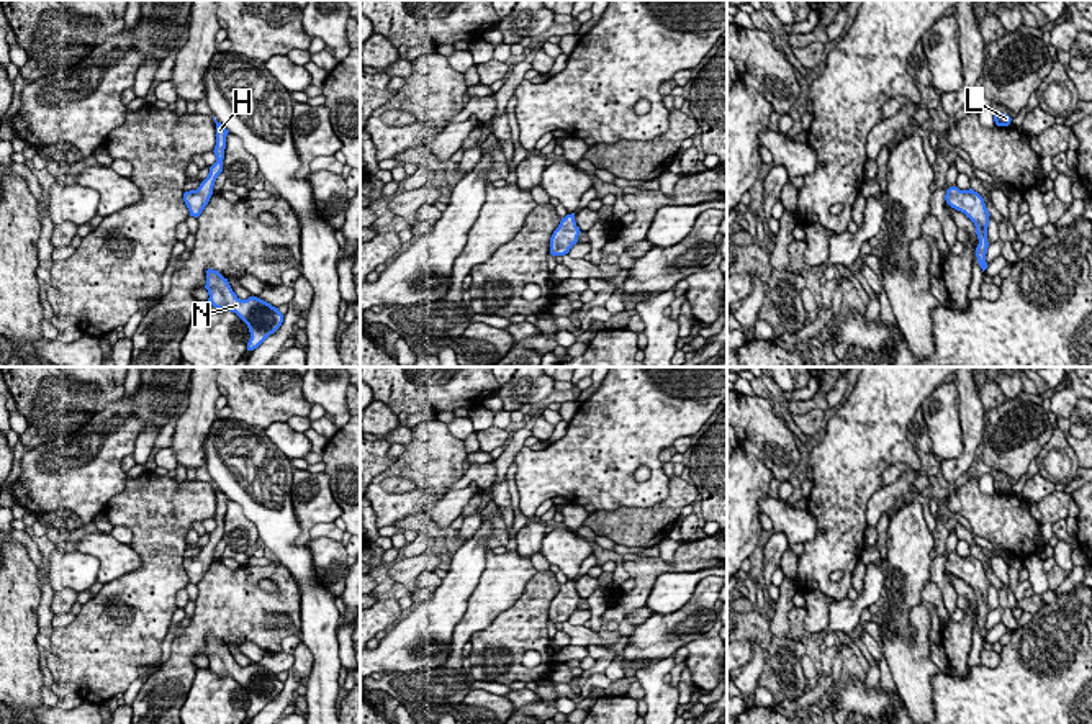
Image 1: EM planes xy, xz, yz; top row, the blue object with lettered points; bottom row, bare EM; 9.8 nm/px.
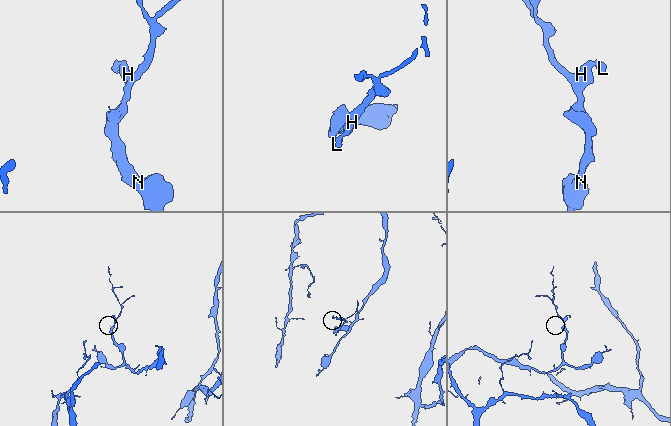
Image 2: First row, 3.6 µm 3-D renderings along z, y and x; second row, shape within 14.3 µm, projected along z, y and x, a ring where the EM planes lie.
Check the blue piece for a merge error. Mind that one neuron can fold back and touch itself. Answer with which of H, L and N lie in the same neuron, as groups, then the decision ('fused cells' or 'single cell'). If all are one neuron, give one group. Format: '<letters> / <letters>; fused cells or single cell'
H L N; single cell

